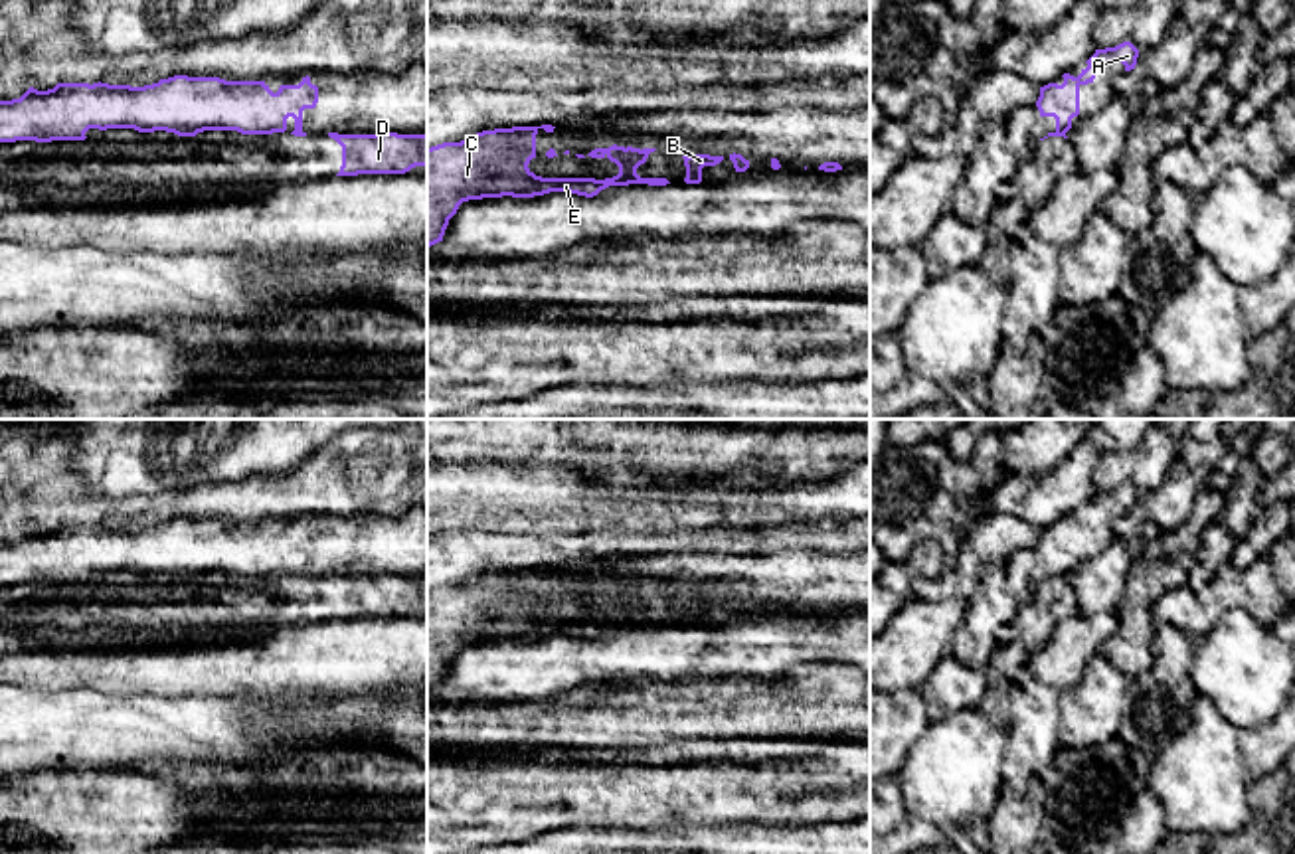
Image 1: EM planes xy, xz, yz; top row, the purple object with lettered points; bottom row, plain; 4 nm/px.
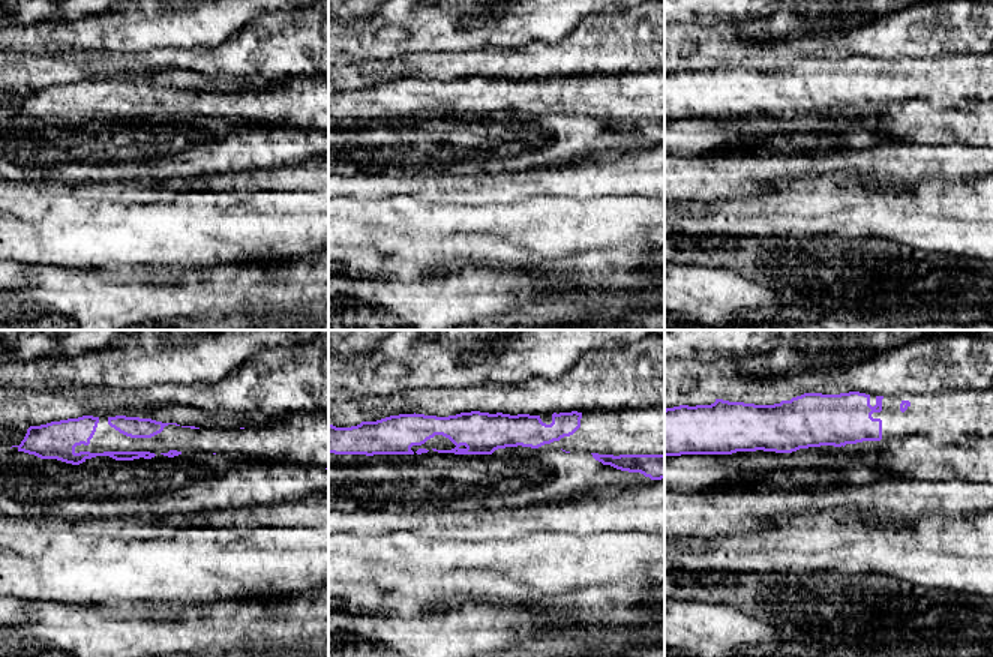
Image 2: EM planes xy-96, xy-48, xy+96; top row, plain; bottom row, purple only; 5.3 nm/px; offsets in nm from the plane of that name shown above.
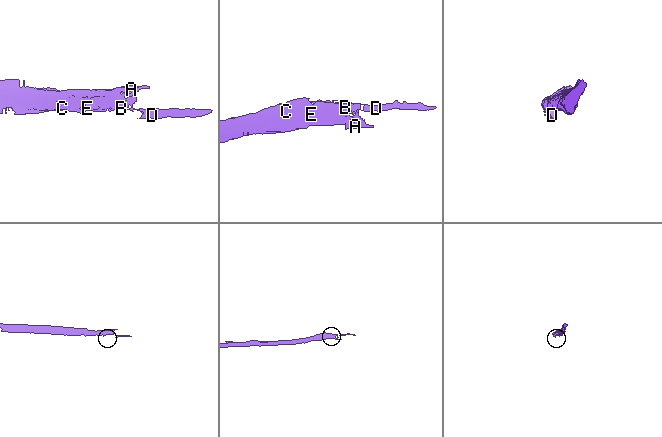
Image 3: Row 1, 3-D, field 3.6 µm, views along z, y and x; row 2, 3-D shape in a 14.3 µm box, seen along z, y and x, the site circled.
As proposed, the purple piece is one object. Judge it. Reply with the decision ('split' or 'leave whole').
split

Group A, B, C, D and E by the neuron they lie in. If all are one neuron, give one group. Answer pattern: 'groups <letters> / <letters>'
groups A B C E / D

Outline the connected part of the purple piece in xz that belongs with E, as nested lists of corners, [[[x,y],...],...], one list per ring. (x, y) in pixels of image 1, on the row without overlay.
[[[512,569],[482,573],[461,585],[443,585],[427,591],[427,692],[443,684],[449,662],[459,648],[482,640],[534,640],[550,635],[569,635],[585,640],[609,629],[648,627],[666,629],[666,621],[641,621],[637,611],[656,591],[609,589],[587,599],[609,601],[619,617],[595,621],[542,621],[528,607],[536,601],[536,577],[556,569]]]

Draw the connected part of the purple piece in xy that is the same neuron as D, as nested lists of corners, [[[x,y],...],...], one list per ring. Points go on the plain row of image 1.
[[[328,575],[342,589],[342,609],[336,619],[405,617],[427,609],[427,577],[338,577]]]

